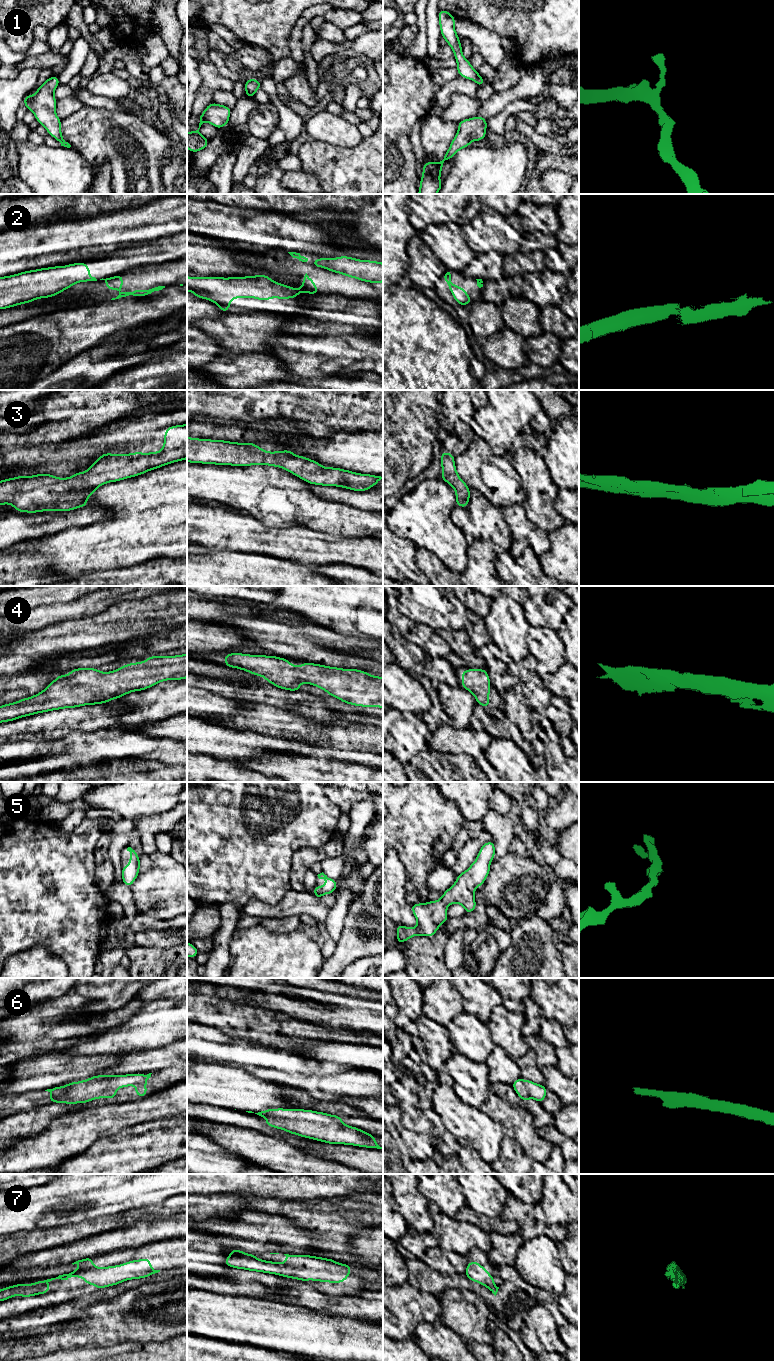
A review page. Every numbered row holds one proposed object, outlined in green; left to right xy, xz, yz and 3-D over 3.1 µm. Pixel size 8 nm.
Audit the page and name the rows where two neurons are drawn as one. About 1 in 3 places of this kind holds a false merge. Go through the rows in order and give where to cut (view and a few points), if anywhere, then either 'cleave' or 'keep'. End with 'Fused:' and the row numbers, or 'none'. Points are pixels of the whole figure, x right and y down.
1: cut none; keep
2: cut xz (300, 288), (304, 292); cleave
3: cut none; keep
4: cut none; keep
5: cut none; keep
6: cut none; keep
7: cut none; keep
Fused: 2

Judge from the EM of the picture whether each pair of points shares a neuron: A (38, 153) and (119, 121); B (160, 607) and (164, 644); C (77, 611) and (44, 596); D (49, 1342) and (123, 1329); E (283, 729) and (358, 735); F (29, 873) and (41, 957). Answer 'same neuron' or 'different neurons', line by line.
A: different neurons
B: different neurons
C: different neurons
D: same neuron
E: same neuron
F: different neurons

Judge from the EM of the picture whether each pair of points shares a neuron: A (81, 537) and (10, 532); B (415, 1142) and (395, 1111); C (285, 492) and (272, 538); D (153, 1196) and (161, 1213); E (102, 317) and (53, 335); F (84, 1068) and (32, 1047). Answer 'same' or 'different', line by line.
A: different
B: same
C: different
D: different
E: same
F: different

